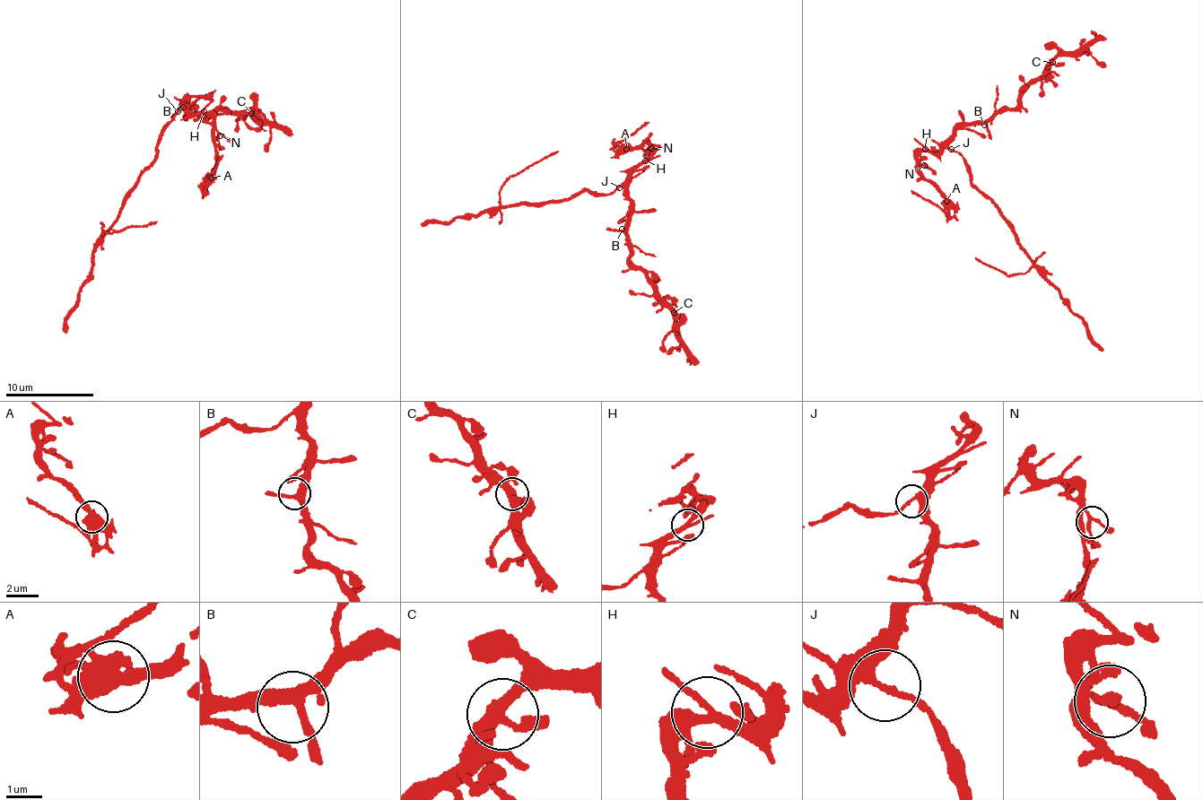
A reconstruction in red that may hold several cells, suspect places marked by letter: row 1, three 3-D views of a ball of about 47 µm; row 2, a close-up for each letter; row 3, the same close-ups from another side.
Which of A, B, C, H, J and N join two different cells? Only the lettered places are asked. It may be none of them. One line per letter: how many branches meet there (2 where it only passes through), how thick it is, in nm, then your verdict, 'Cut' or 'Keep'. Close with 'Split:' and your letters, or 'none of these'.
A: Branches: 4. Thickness 500 nm. Cut
B: Branches: 3. Thickness 300 nm. Keep
C: Branches: 4. Thickness 360 nm. Keep
H: Branches: 3. Thickness 240 nm. Keep
J: Branches: 3. Thickness 240 nm. Cut
N: Branches: 3. Thickness 160 nm. Keep
Split: A, J

